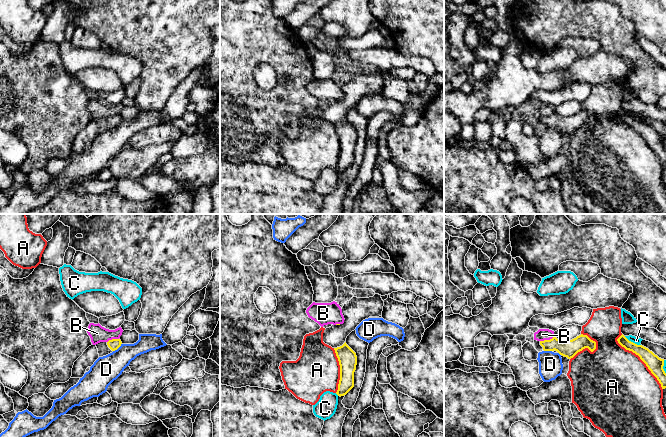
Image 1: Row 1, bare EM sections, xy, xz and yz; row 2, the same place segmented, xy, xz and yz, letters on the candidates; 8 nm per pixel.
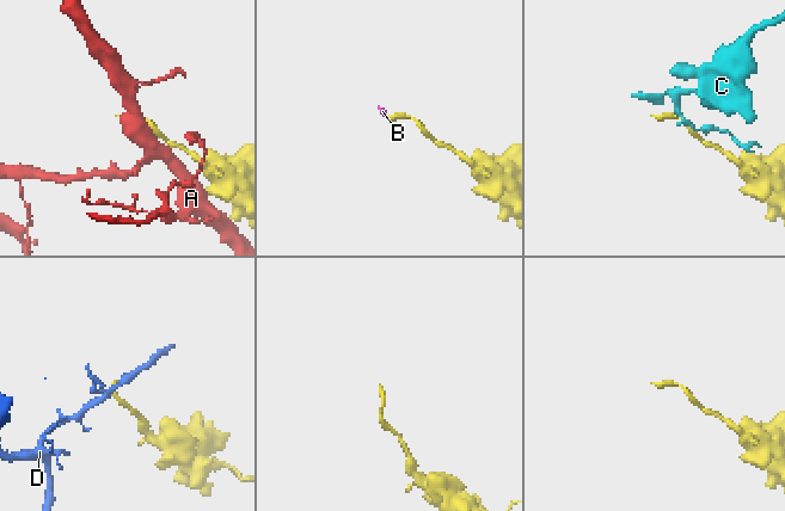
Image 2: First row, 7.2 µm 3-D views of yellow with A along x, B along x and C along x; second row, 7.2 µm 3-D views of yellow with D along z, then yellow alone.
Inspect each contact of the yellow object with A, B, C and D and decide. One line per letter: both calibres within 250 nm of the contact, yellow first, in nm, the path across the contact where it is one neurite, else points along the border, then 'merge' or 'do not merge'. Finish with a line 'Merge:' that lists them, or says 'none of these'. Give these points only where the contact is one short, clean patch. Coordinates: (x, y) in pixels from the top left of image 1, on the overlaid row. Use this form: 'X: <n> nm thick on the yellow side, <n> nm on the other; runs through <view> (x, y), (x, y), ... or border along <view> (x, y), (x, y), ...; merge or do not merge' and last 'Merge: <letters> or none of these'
A: 130 nm thick on the yellow side, 500 nm on the other; do not merge
B: 140 nm thick on the yellow side, 100 nm on the other; border along yz (554, 336), (540, 341); do not merge
C: 120 nm thick on the yellow side, 60 nm on the other; do not merge
D: 90 nm thick on the yellow side, 220 nm on the other; border along xy (121, 343), (113, 351); do not merge
Merge: none of these

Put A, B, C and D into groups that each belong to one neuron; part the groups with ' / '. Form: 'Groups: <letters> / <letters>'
Groups: A / B / C / D

